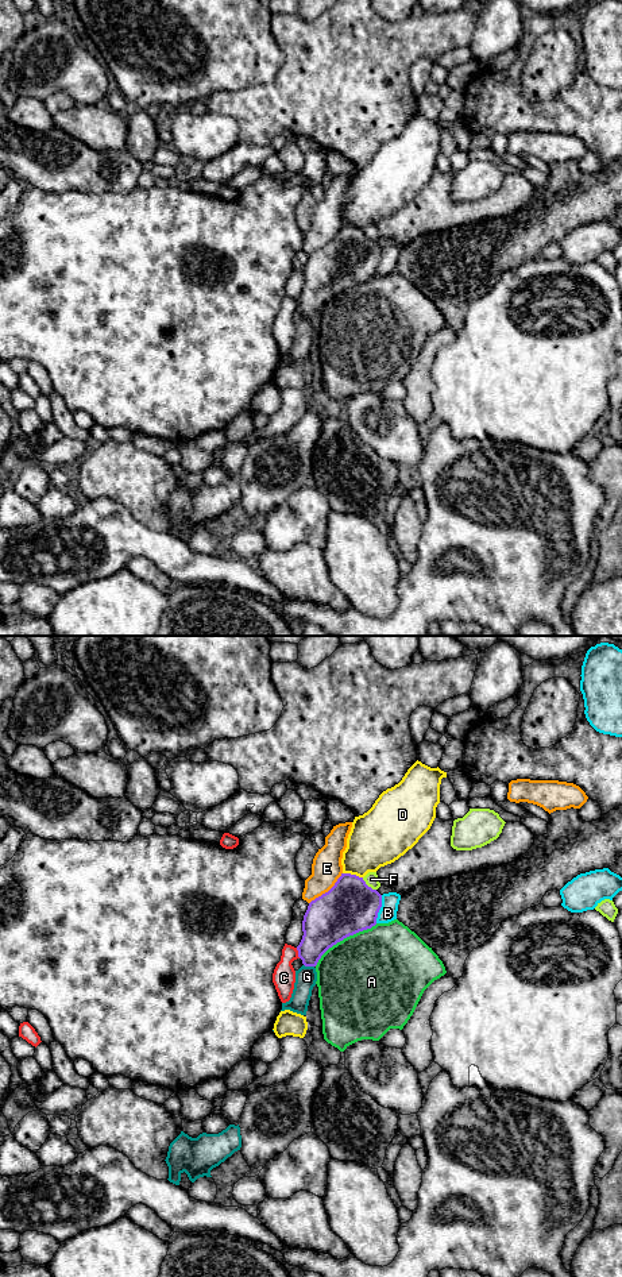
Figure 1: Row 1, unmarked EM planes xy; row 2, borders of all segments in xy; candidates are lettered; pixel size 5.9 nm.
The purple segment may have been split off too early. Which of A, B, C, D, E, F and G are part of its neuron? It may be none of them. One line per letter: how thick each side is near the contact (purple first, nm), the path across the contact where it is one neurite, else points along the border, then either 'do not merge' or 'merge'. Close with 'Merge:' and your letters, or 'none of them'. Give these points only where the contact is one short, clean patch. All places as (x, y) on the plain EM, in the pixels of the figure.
A: 320 nm thick on the purple side, 480 nm on the other; do not merge
B: 320 nm thick on the purple side, 110 nm on the other; do not merge
C: 280 nm thick on the purple side, 140 nm on the other; do not merge
D: 320 nm thick on the purple side, 320 nm on the other; do not merge
E: 320 nm thick on the purple side, 180 nm on the other; do not merge
F: 320 nm thick on the purple side, 80 nm on the other; do not merge
G: 240 nm thick on the purple side, 130 nm on the other; runs through xy (324, 278), (309, 303), (309, 317), (306, 328); merge
Merge: G

